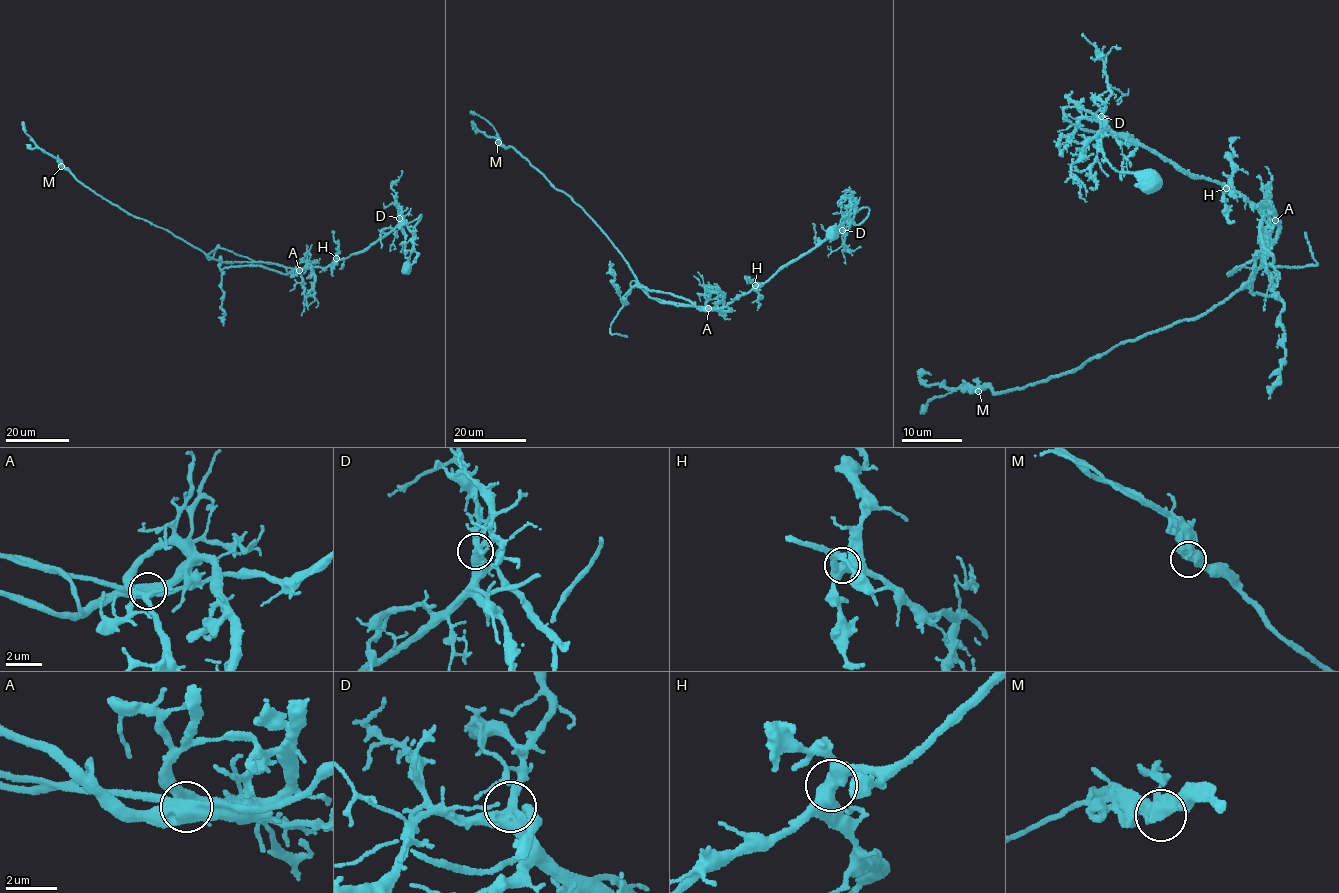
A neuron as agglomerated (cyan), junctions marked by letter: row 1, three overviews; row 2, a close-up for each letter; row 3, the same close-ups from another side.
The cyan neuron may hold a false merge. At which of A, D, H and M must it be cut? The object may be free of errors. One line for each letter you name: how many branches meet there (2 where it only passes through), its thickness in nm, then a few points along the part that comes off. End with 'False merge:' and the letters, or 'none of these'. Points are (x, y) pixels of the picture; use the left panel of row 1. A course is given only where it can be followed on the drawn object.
A: 2 | 600 nm | (299, 269), (288, 273), (277, 264), (252, 261), (218, 246), (206, 255), (208, 259), (219, 244)
False merge: A

